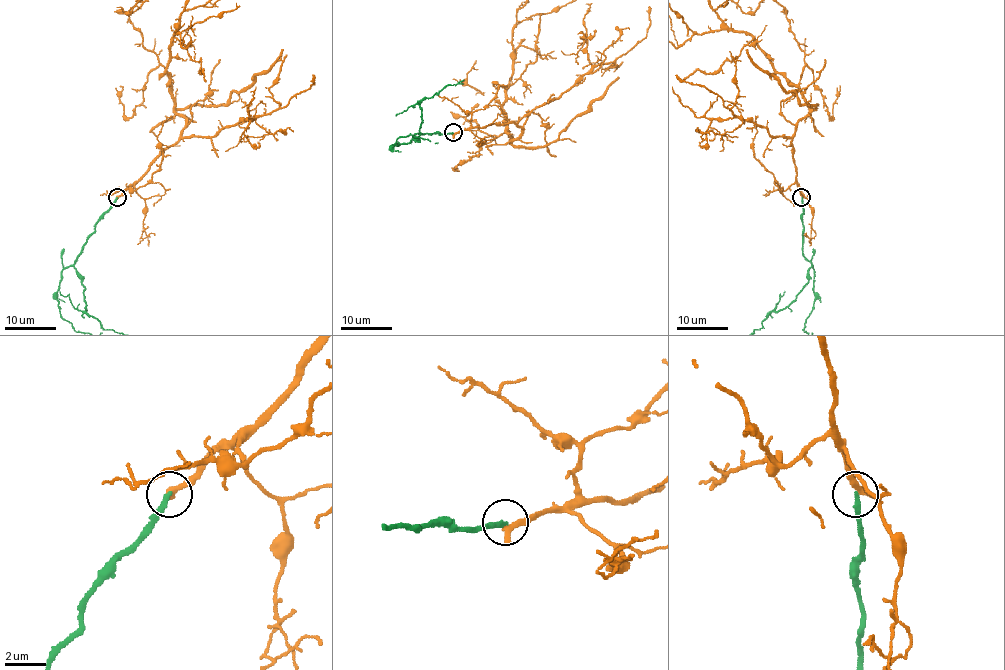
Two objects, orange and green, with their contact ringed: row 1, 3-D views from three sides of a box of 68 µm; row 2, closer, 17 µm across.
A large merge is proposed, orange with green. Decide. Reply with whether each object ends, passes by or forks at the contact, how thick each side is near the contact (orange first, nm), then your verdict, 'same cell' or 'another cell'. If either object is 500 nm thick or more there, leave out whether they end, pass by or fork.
orange ends | green ends | 320/240 nm | same cell

